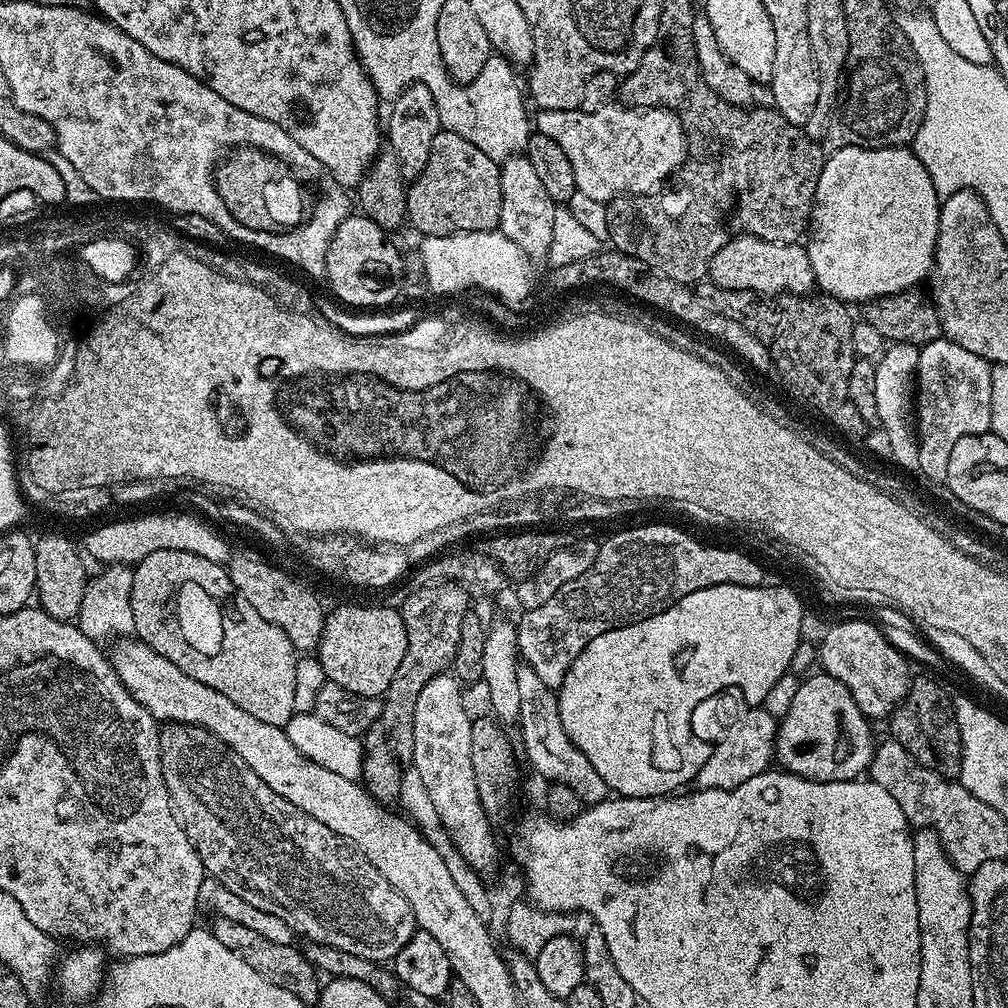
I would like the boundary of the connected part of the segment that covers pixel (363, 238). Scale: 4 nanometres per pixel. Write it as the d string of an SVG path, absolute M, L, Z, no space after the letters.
M350 214L334 230L334 238L324 259L324 276L332 292L344 304L352 308L380 309L380 300L398 294L398 286L404 277L400 261L401 249L384 244L385 229L380 228L369 216Z

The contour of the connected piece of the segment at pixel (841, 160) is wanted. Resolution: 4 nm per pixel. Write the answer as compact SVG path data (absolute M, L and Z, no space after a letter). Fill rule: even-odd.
M852 142L849 148L840 148L833 156L831 153L818 178L810 231L806 236L816 288L823 295L843 300L849 306L863 306L883 296L915 289L923 280L925 283L936 261L941 203L942 197L934 190L926 166L922 166L911 147L866 148Z

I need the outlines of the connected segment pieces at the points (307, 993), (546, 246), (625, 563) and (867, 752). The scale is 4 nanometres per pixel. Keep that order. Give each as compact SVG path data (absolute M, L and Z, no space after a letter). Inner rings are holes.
M219 918L213 919L211 922L213 924L210 924L210 931L214 934L214 938L218 938L218 942L222 942L222 946L226 946L226 950L238 954L238 958L242 958L242 962L250 965L257 974L262 974L262 978L266 978L266 982L274 982L274 986L282 986L282 990L290 990L292 998L300 1001L304 1006L315 1005L316 1001L320 999L322 980L319 978L321 979L321 977L295 943L269 942L267 938L262 938L262 934L257 934L254 930L246 930L246 926L241 926L238 922Z
M517 154L500 164L502 182L502 214L498 231L510 242L524 251L529 261L540 260L554 248L557 205L546 194L534 166L530 166L527 155Z
M644 524L641 528L624 528L613 536L599 541L600 549L586 574L578 574L574 582L566 582L554 598L550 598L542 606L527 609L524 617L518 620L516 629L516 646L523 663L529 664L546 682L550 689L559 689L566 678L566 670L586 650L586 646L598 634L606 634L606 630L621 628L656 612L666 610L686 598L686 594L694 594L706 590L710 586L733 584L734 586L761 587L765 583L764 568L752 556L739 552L736 548L719 548L716 544L703 544L695 540L688 532L675 528L672 524Z
M827 674L801 679L788 709L778 720L775 763L783 771L807 780L842 782L859 780L872 764L874 739L868 717L858 710L850 690Z

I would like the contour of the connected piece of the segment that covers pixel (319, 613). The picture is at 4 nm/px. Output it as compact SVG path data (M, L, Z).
M240 548L231 553L226 561L228 577L232 580L235 595L244 600L274 626L278 626L290 638L297 653L308 654L320 643L324 629L326 608L304 584L299 584L288 572L275 568L268 560L263 560L252 548Z

